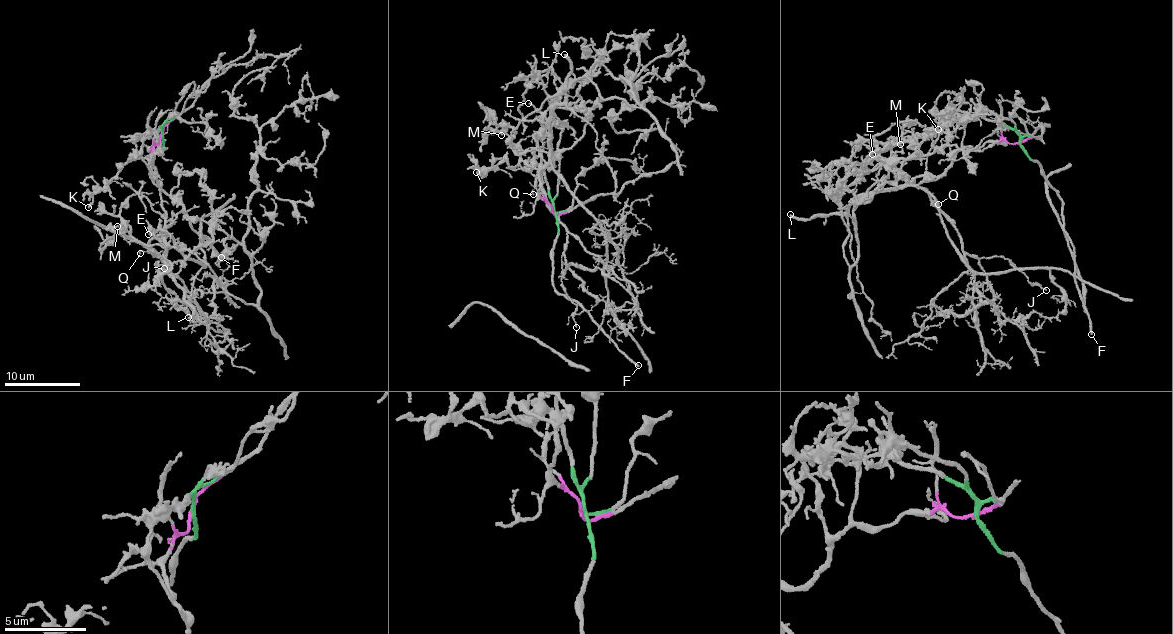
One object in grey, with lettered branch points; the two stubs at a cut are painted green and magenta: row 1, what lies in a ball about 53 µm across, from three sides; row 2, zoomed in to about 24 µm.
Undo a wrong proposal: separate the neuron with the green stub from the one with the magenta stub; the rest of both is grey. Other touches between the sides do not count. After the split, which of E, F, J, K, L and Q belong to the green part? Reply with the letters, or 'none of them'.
E, F, K

